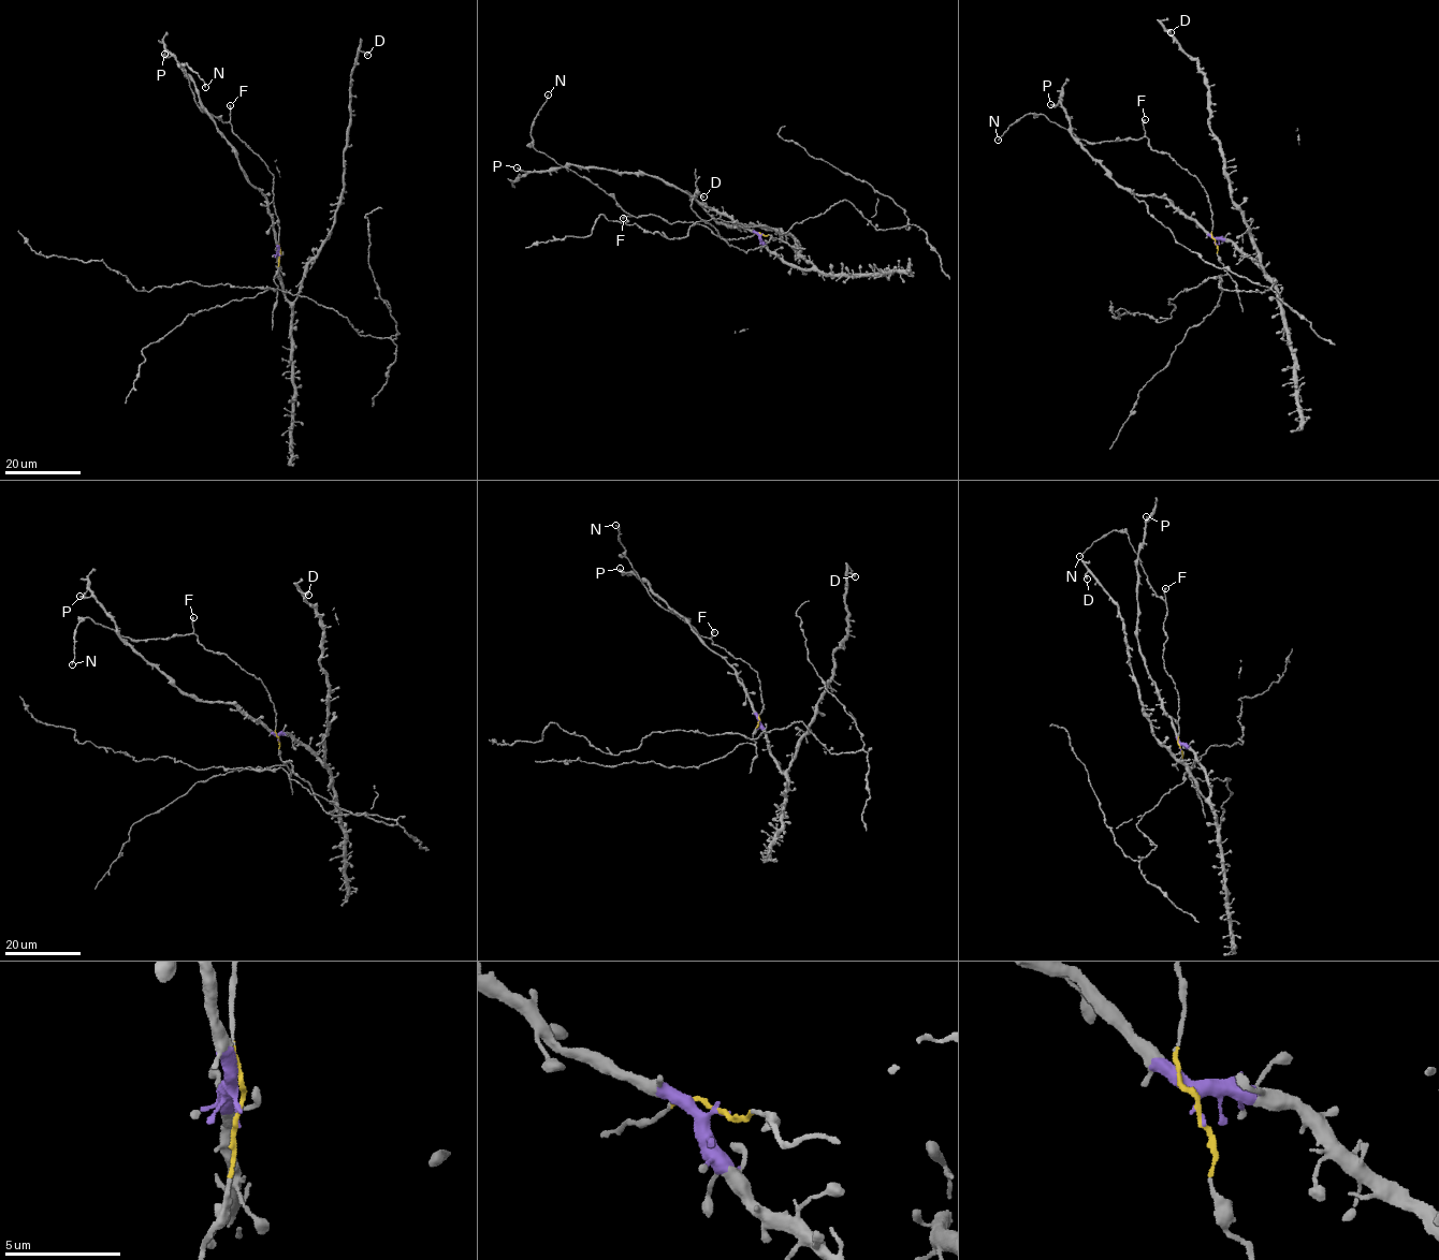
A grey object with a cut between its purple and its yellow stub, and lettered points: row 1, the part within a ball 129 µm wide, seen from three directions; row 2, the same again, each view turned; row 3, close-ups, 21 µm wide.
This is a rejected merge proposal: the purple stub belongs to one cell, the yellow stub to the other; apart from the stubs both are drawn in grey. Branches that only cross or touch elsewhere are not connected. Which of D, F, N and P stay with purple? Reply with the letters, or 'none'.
D, P

